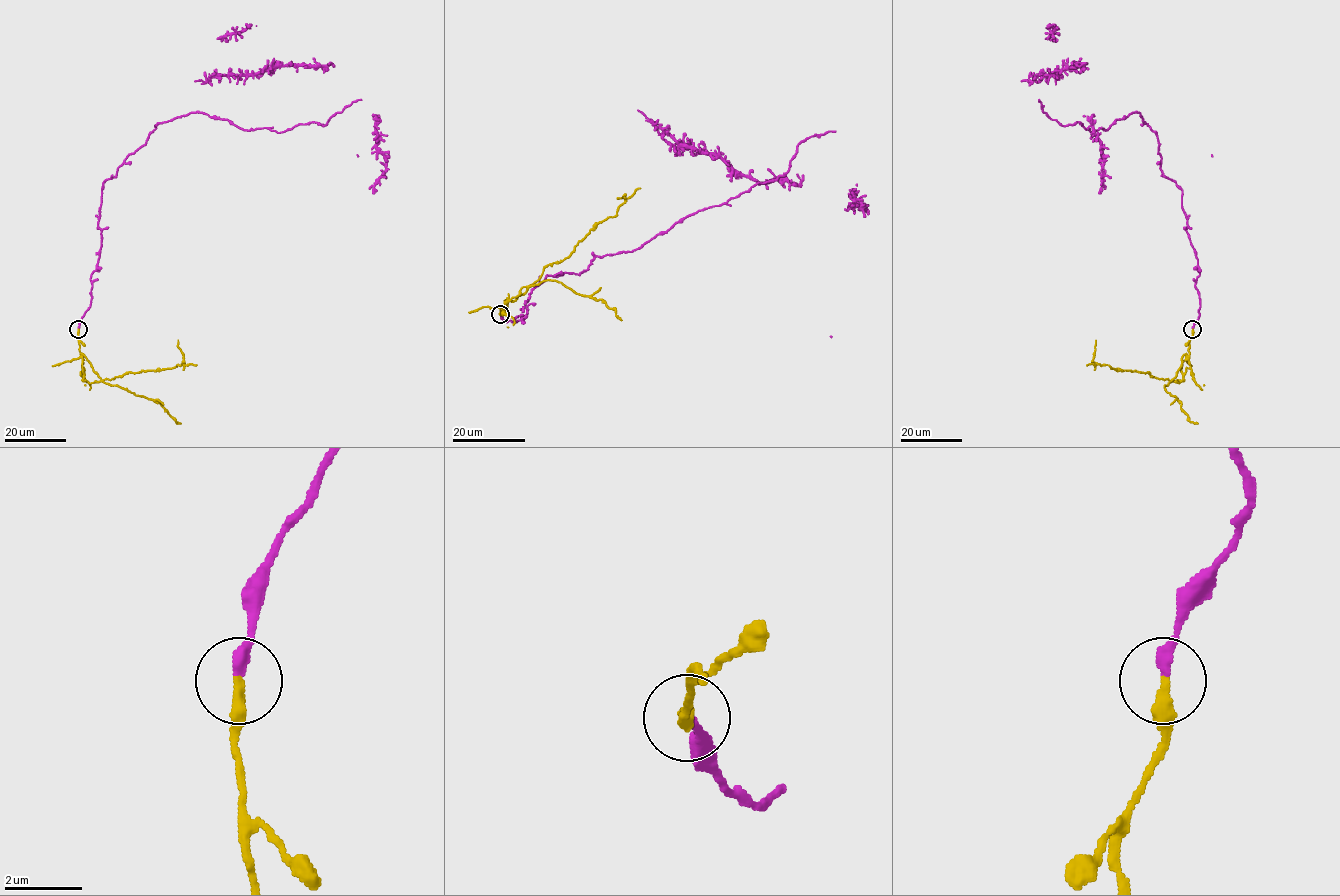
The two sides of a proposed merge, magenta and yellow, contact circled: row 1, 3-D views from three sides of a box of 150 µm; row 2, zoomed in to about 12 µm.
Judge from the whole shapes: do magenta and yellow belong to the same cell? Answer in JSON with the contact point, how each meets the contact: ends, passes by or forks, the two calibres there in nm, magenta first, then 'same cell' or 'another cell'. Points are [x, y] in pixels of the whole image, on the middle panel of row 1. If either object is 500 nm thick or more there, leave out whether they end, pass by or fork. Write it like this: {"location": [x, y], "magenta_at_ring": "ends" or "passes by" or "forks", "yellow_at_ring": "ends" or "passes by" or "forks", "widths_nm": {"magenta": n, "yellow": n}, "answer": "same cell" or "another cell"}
{"location": [500, 314], "magenta_at_ring": "ends", "yellow_at_ring": "ends", "widths_nm": {"magenta": 280, "yellow": 320}, "answer": "another cell"}

